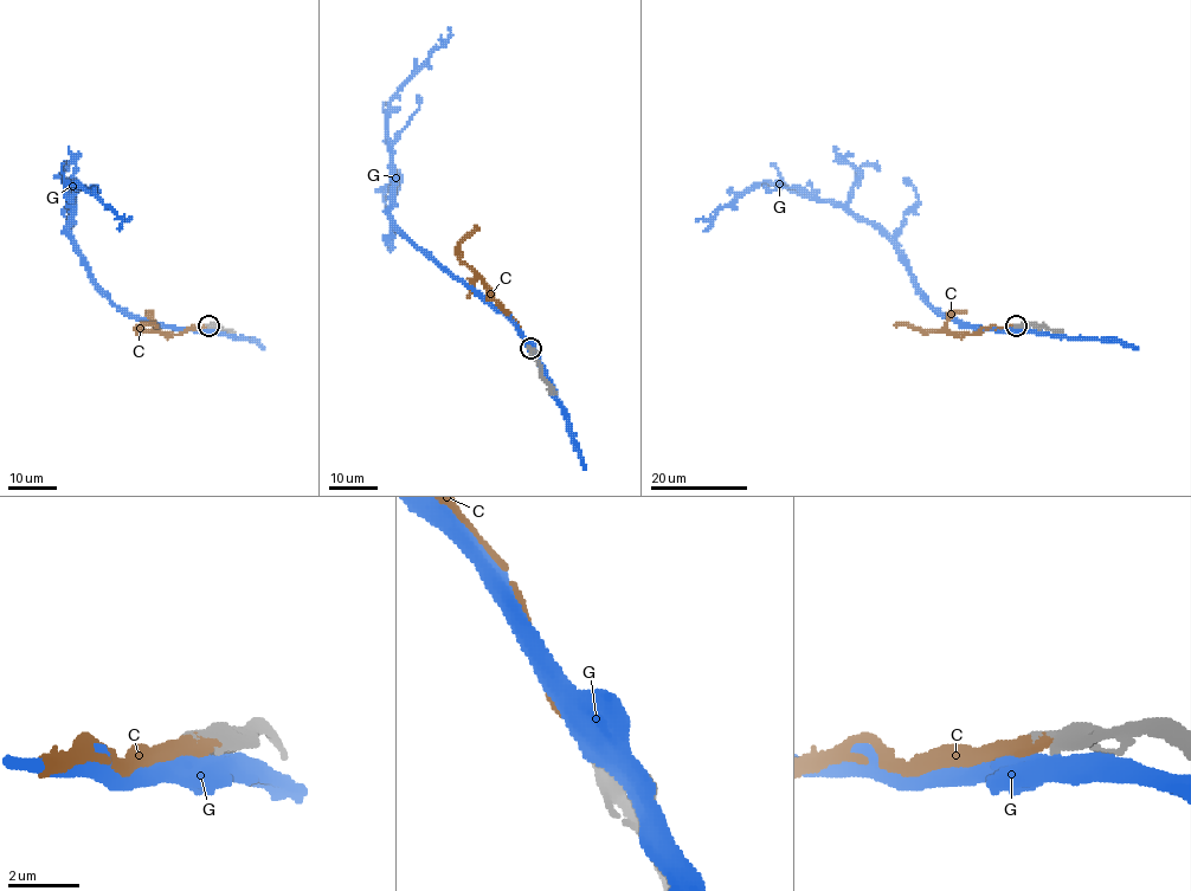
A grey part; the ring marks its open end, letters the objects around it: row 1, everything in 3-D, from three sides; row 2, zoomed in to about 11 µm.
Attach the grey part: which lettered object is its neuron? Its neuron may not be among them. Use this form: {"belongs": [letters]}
{"belongs": ["C"]}

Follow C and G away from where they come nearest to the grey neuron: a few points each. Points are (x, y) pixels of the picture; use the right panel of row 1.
C: (1017, 325), (983, 328), (966, 334), (913, 329), (905, 324), (895, 327)
G: (1019, 328), (989, 330), (940, 314), (897, 249), (868, 221), (779, 183), (751, 185), (710, 219), (696, 220)

